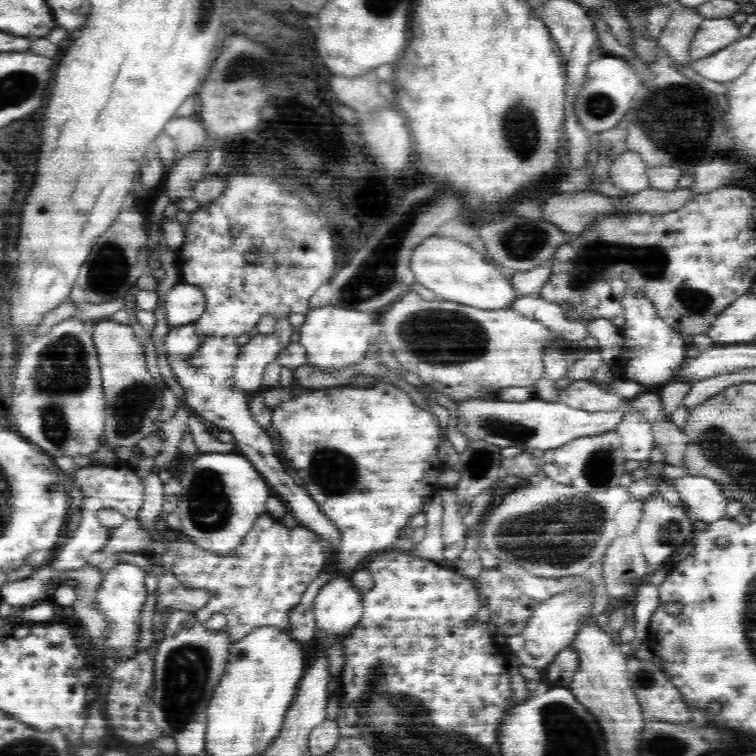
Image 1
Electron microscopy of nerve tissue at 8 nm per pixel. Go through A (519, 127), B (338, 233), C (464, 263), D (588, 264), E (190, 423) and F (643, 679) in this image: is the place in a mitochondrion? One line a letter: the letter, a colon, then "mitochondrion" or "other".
A: mitochondrion
B: other
C: other
D: mitochondrion
E: other
F: mitochondrion

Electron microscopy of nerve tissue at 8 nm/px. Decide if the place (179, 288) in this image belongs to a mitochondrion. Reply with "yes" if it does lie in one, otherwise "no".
no

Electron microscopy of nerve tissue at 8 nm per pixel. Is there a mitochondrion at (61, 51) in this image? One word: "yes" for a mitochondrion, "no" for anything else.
no

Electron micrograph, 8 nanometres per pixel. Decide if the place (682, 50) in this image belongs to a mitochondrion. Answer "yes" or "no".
no

